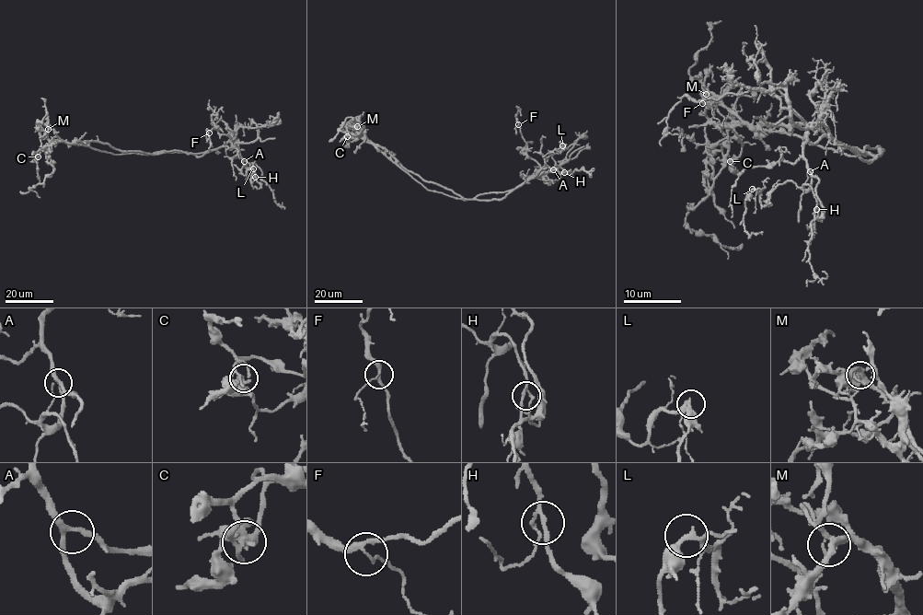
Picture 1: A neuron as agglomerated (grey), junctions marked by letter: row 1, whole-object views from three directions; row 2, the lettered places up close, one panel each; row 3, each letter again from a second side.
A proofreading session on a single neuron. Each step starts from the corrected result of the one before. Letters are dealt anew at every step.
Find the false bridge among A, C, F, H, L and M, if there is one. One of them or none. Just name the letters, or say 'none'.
C

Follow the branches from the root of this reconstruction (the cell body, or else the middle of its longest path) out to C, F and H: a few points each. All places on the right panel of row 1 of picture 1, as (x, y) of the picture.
C: (872, 155), (847, 156), (795, 134), (759, 132), (733, 122), (732, 130), (742, 147), (729, 161)
F: (872, 155), (881, 148), (867, 145), (861, 153), (841, 145), (824, 126), (782, 109), (767, 90), (702, 103)
H: (872, 155), (881, 148), (861, 153), (825, 135), (808, 140), (811, 186), (803, 187), (816, 209)

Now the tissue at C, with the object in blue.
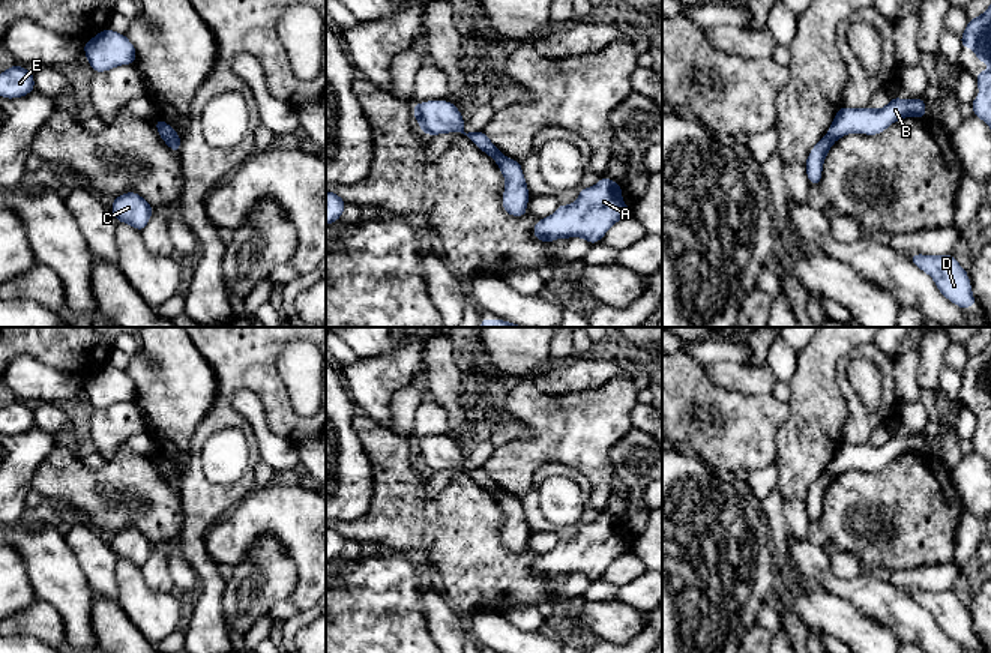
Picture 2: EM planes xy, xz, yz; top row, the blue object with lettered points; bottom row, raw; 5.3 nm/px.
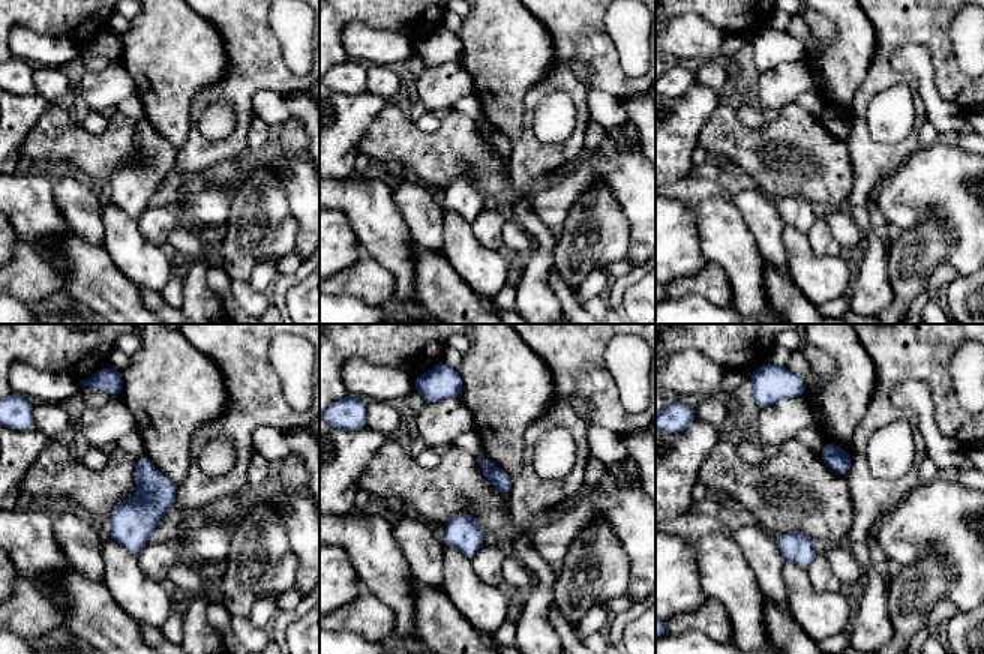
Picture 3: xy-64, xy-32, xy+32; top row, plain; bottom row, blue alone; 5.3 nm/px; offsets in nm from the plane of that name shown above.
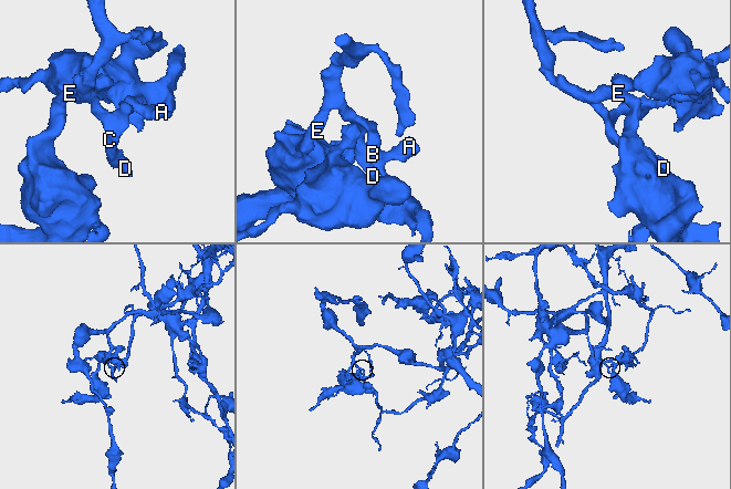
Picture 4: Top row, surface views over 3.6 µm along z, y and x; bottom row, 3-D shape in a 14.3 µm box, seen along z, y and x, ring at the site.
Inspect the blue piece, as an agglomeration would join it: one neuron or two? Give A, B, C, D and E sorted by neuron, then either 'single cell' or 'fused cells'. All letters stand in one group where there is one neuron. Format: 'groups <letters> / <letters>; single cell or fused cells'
groups A B / C D E; fused cells

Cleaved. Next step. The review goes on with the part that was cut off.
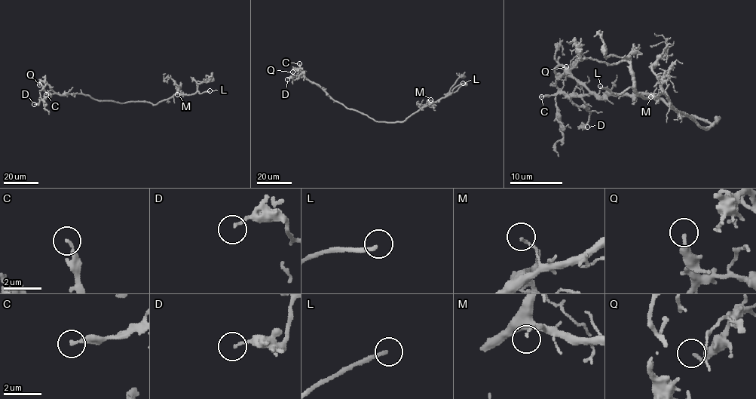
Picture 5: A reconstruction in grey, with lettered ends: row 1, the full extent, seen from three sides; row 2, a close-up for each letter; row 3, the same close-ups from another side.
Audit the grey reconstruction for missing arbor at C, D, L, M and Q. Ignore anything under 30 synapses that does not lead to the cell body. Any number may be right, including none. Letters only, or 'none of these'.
L

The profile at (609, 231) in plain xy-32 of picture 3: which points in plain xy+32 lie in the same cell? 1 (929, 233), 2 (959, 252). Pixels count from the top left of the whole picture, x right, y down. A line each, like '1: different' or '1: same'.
1: same
2: different

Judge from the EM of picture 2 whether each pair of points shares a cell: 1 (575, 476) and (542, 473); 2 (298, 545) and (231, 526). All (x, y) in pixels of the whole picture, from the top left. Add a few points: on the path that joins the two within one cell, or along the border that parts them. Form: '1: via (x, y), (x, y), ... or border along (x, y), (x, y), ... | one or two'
1: via (568, 472), (550, 470) | one
2: via (281, 529), (278, 526), (248, 526) | one

